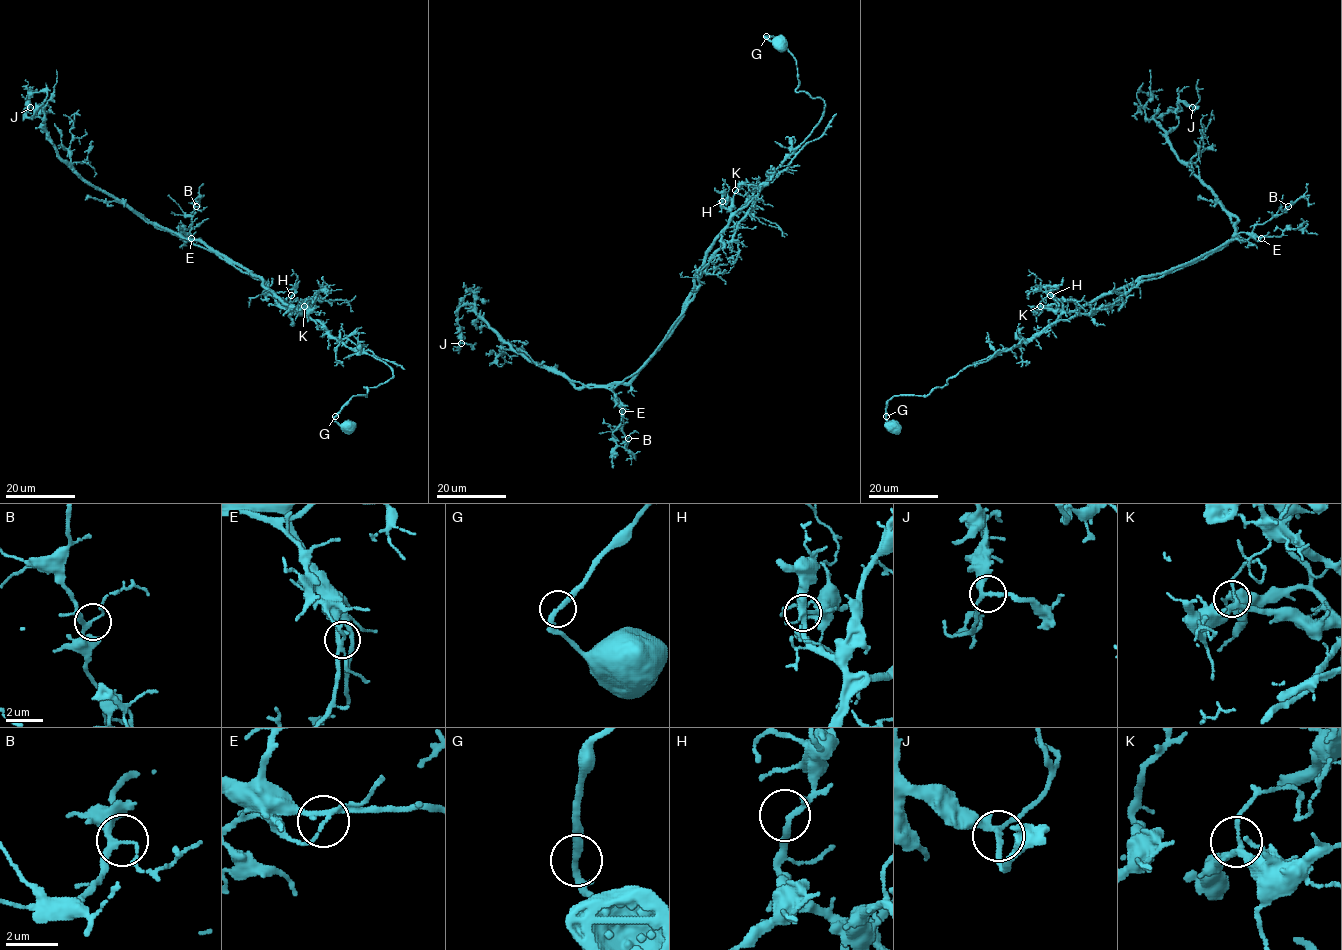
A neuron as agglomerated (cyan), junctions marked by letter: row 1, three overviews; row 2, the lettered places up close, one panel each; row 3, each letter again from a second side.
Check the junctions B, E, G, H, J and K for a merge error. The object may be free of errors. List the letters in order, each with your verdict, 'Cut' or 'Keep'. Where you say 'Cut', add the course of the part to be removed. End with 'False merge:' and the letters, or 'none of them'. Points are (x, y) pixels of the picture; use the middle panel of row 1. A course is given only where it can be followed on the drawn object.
B: Keep
E: Cut. Course of the part to remove: (622, 411), (611, 389), (654, 352), (693, 296), (709, 260), (731, 239), (760, 186), (818, 139), (836, 113)
G: Keep
H: Keep
J: Keep
K: Keep
False merge: E

